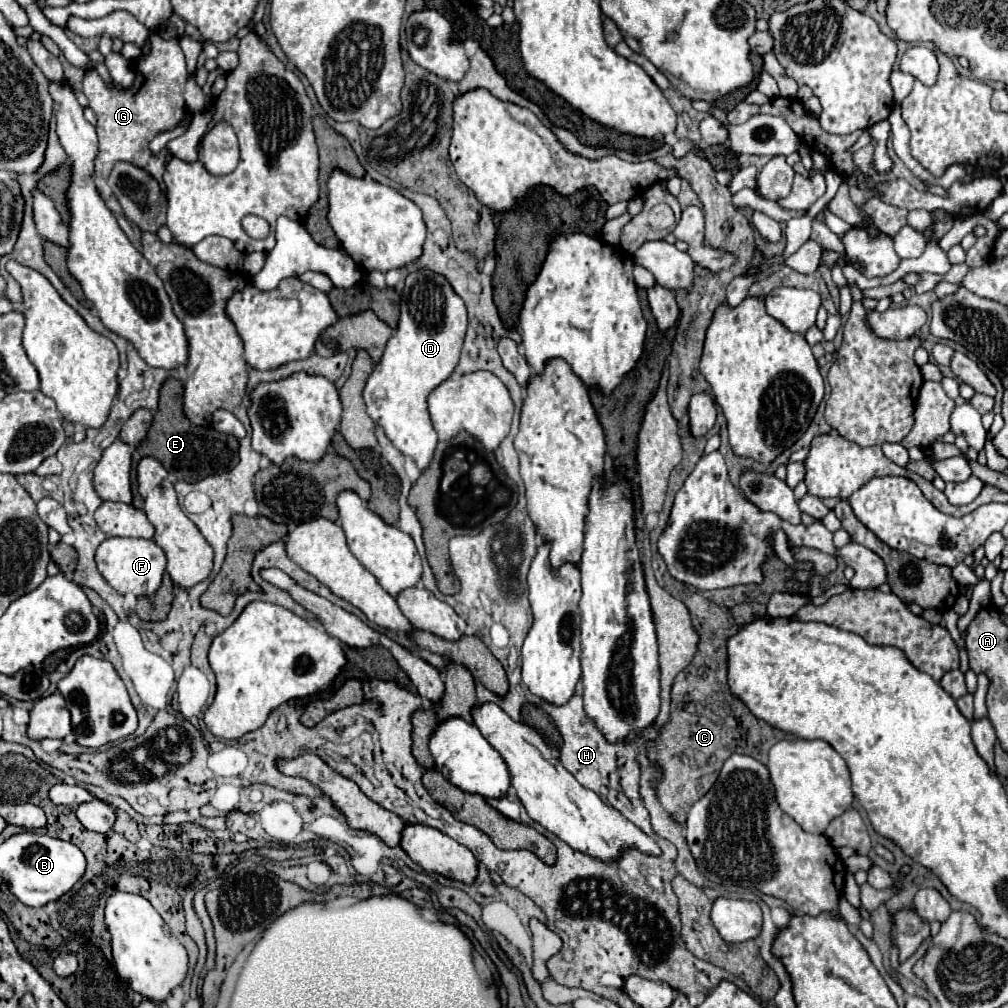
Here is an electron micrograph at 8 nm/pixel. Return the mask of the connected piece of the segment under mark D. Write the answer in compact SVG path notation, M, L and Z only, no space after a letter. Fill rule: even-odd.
M427 269L407 275L401 295L399 325L387 341L383 357L373 365L363 399L371 419L385 429L387 437L401 453L415 459L421 471L433 459L437 445L437 433L429 427L427 395L453 373L461 355L465 329L465 303L455 295L451 283L447 283L443 275Z

